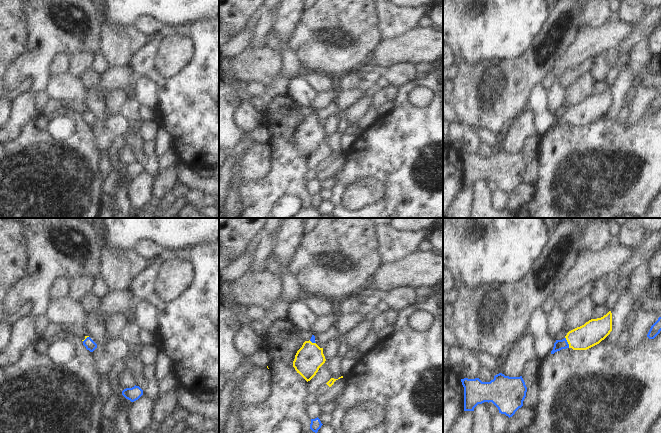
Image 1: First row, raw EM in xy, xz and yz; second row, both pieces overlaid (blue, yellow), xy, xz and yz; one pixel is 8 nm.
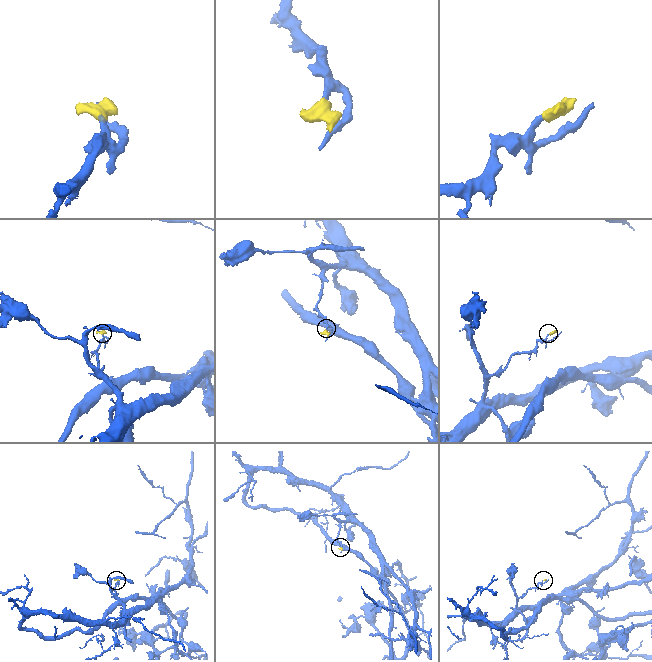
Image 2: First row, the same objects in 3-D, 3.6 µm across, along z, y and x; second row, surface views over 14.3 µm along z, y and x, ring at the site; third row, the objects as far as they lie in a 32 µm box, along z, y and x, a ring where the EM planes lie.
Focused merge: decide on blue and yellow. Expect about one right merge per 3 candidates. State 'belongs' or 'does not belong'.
belongs

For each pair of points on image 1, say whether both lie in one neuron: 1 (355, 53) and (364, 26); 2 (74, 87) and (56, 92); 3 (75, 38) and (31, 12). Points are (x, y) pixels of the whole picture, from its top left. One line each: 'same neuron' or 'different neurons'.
1: same neuron
2: same neuron
3: same neuron

